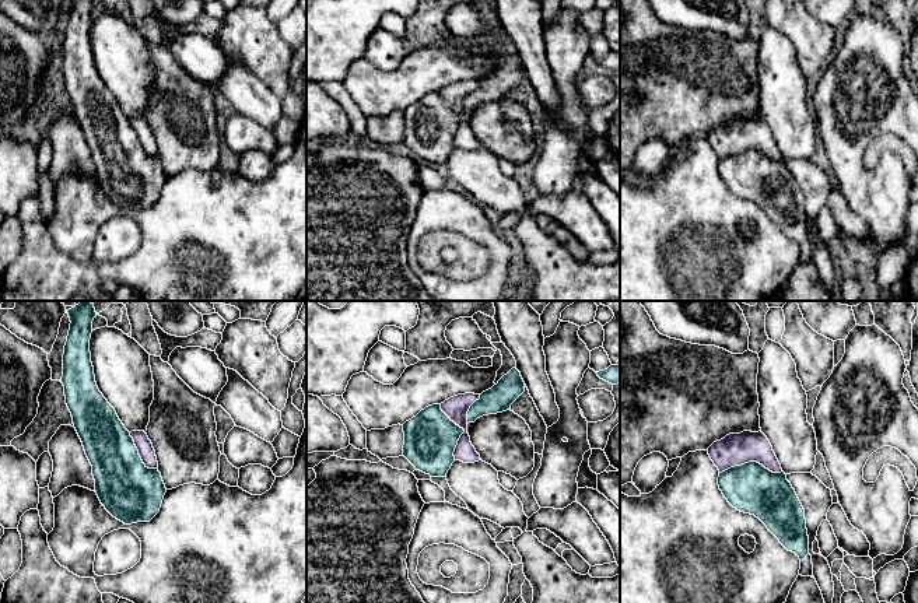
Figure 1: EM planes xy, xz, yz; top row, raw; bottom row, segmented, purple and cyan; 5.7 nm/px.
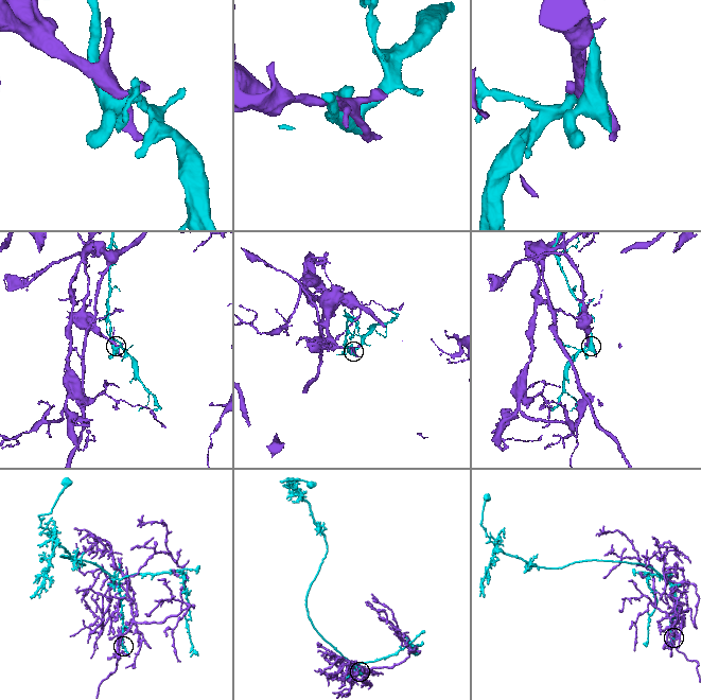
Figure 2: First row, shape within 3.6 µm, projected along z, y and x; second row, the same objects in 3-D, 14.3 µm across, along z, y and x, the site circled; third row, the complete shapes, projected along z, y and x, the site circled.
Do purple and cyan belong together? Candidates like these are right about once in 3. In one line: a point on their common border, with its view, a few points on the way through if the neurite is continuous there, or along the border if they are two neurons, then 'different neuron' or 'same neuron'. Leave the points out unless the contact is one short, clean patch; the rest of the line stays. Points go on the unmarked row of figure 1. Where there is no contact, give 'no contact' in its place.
meets purple in yz at (750, 147); different neuron

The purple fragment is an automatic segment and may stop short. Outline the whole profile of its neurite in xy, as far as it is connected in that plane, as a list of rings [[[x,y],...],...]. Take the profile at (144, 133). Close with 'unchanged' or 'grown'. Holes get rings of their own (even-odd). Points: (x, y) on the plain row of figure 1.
[[[132,118],[130,123],[133,125],[134,132],[146,154],[158,155],[155,137],[147,120],[144,118]]] | unchanged

